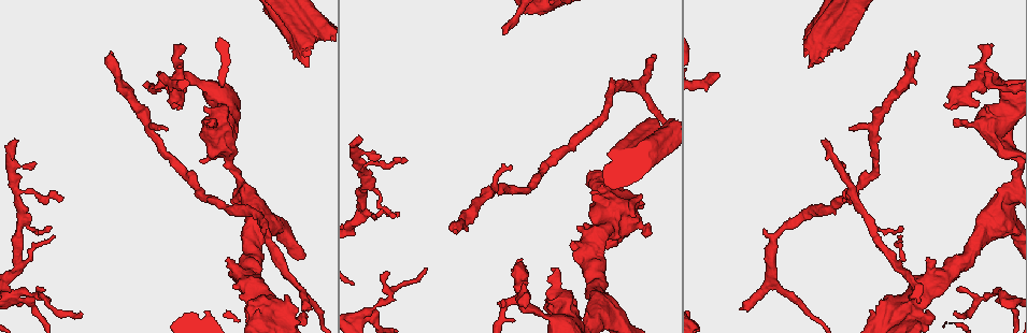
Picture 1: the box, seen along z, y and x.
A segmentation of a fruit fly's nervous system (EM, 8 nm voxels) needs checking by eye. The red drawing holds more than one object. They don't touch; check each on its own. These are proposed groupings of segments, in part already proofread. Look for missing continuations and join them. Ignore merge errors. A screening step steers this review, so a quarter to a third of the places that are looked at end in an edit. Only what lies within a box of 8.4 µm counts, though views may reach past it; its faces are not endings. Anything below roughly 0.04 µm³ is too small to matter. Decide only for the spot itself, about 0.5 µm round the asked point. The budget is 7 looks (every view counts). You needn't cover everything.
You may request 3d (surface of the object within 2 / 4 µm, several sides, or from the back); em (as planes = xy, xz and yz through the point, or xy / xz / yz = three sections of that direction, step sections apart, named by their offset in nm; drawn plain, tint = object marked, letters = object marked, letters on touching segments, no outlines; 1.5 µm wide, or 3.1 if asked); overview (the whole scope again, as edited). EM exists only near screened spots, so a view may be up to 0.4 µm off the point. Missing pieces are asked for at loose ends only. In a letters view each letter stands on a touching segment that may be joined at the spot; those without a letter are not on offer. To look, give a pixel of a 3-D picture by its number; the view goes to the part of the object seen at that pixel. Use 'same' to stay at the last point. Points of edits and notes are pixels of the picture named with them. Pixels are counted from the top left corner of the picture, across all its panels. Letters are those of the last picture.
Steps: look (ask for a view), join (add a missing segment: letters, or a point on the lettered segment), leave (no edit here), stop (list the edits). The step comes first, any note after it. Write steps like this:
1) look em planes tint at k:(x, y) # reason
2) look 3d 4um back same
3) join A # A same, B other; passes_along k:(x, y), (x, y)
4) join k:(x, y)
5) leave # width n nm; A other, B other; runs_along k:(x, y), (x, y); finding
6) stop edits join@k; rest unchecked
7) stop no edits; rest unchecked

look em planes letters at 1:(880, 305) # free end

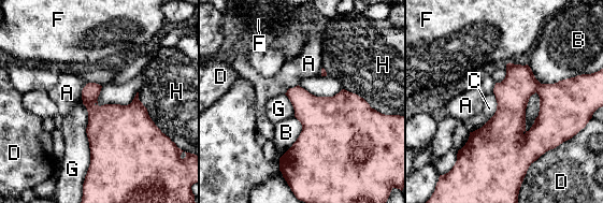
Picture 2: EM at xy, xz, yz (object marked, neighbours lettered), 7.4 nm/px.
leave # A other, B other, C other, D other, F other, G other, H other; no lettered segment goes on from it

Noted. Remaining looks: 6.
look 3d 2um at 1:(34, 164) # free end

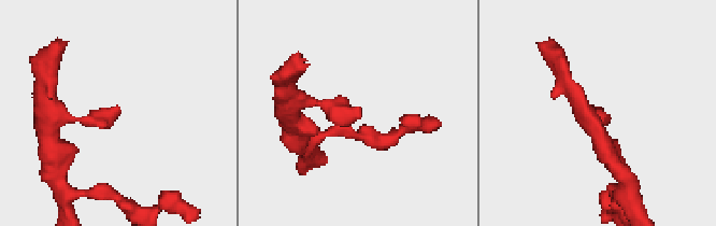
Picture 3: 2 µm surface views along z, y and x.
look em xy step 8 letters at 3:(117, 113)

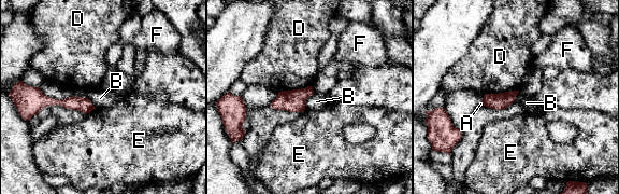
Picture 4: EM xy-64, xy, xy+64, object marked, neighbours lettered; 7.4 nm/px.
look em planes letters same

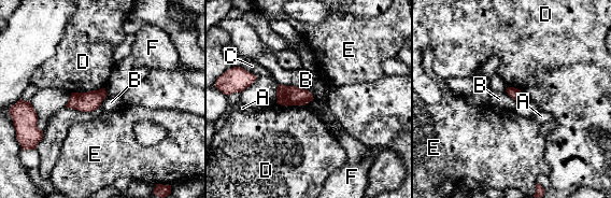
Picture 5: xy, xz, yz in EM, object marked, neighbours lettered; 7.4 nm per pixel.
leave # longest_contact B 300 nm; A other, B other, C other, D other, E other, F other; none of them fits

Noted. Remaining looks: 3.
look em xz step 8 plain at 1:(451, 231) # branch stops here

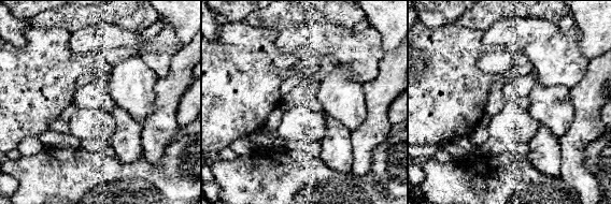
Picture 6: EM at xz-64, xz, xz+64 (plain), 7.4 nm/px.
look em xz step 8 letters same # what lies round it

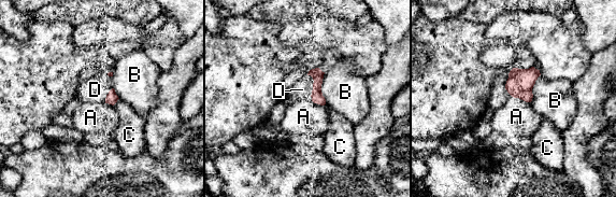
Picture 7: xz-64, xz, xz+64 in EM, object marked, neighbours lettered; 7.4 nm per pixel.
join D # A other, B other, C other, D same; the cell continues

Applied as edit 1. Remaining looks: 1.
stop edits join@7; rest unchecked

